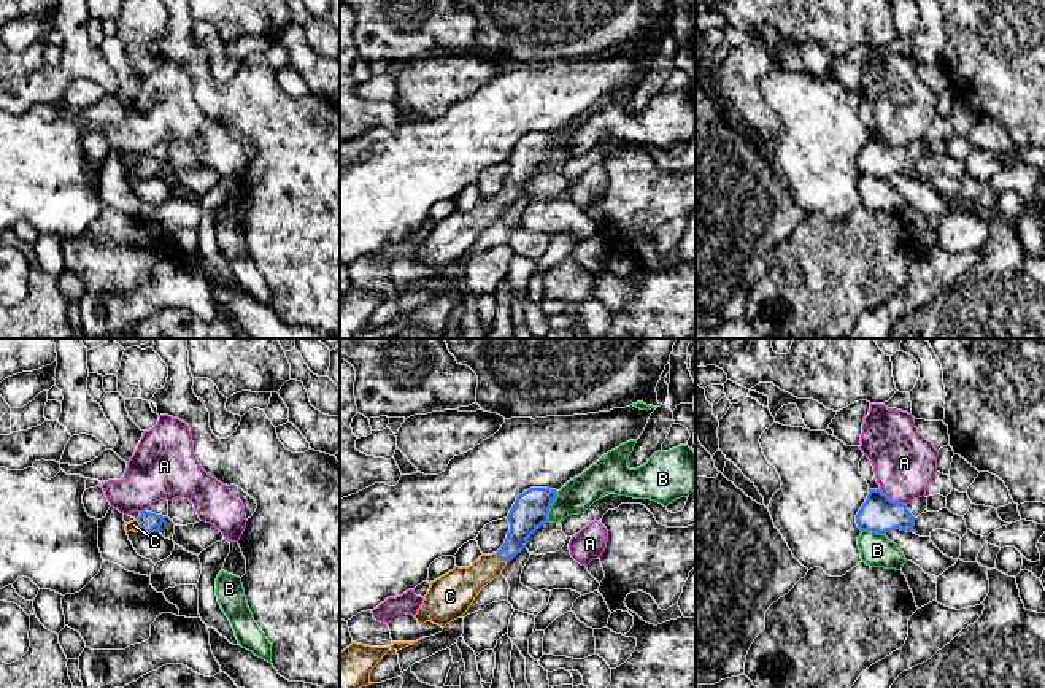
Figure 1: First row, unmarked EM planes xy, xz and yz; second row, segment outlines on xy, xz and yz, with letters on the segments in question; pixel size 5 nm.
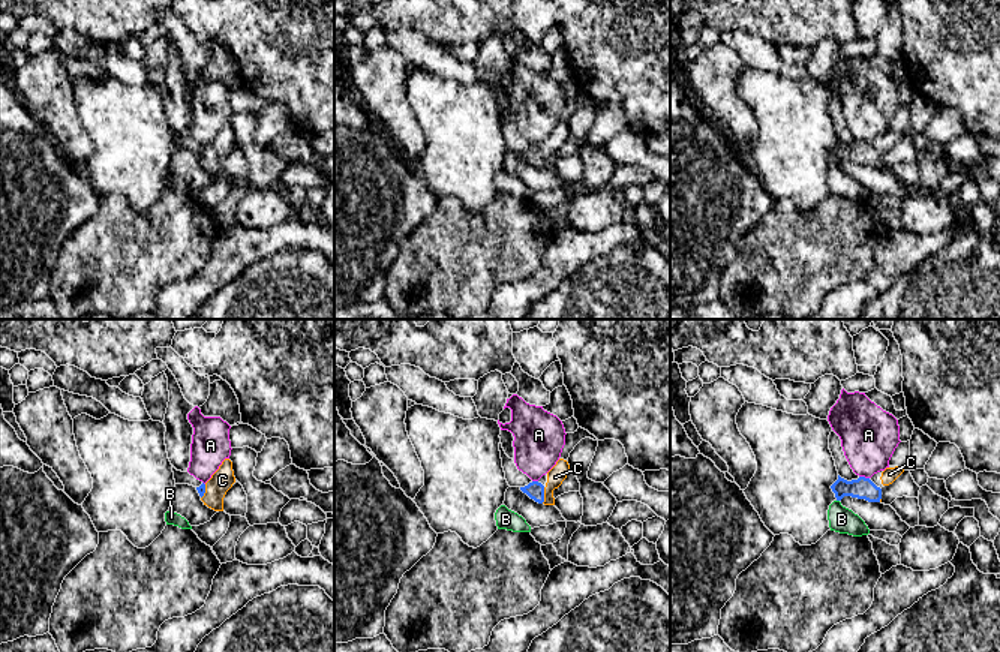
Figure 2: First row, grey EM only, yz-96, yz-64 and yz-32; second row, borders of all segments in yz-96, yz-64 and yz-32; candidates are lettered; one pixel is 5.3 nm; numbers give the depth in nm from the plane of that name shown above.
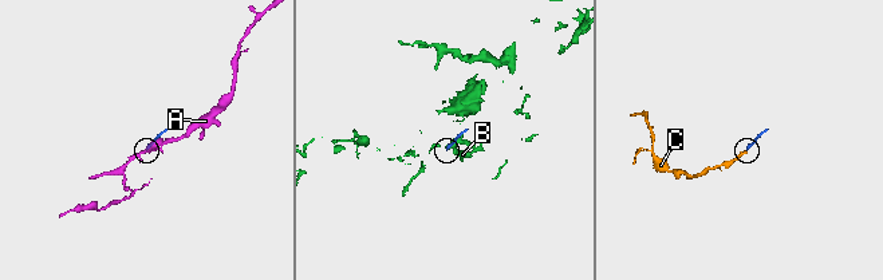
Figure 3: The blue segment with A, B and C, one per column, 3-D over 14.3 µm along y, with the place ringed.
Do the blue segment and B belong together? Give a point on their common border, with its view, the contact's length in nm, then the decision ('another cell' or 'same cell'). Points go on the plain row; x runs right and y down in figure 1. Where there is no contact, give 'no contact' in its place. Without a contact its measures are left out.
contact xz (550, 151); length 170 nm; another cell

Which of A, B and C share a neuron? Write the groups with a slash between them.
A / B / C

